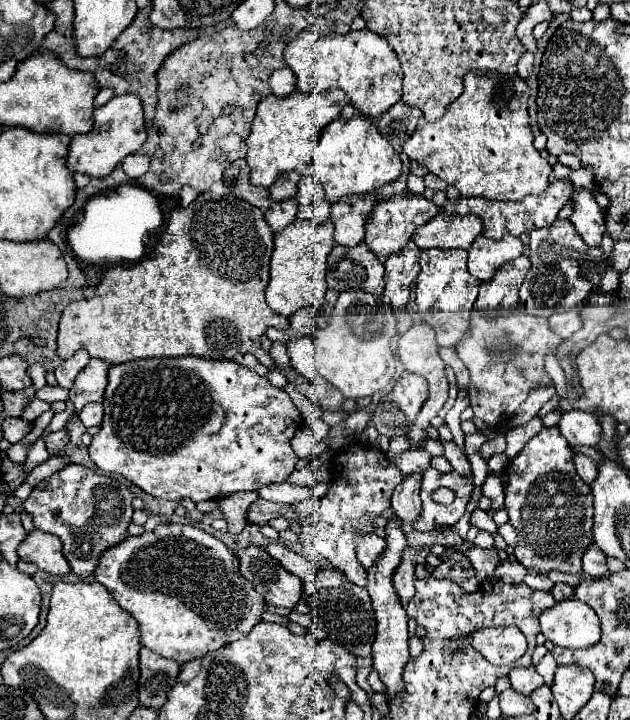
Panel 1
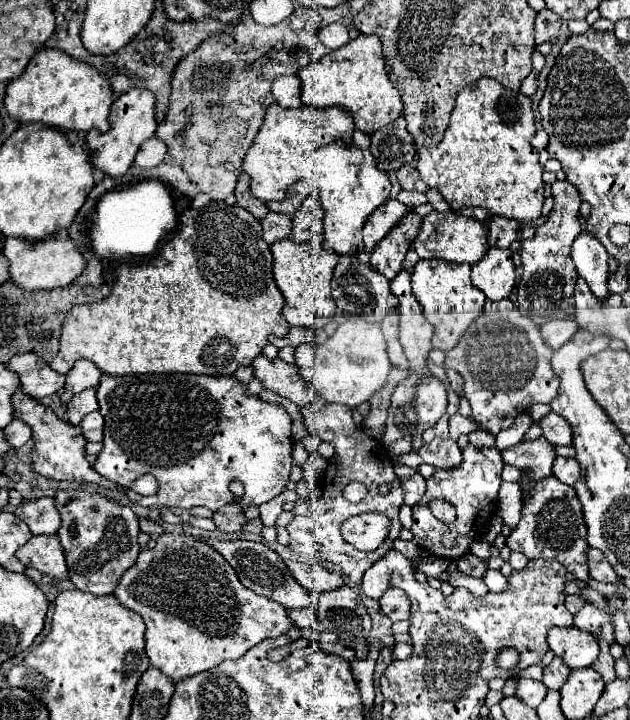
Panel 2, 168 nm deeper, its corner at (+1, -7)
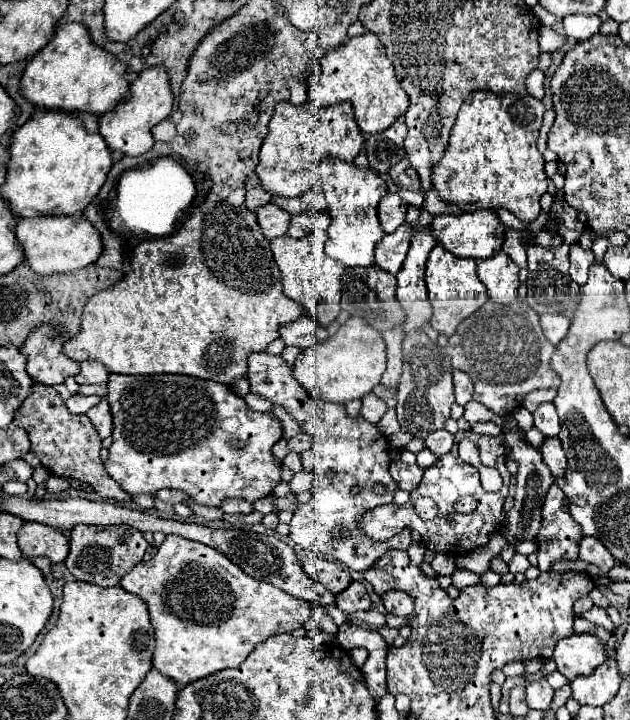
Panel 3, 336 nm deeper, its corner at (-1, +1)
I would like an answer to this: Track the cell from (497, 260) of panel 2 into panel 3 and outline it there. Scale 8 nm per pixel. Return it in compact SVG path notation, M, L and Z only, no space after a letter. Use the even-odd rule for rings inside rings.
M503 252L489 260L477 260L479 280L487 286L489 298L493 302L509 304L517 298L519 288L519 268Z

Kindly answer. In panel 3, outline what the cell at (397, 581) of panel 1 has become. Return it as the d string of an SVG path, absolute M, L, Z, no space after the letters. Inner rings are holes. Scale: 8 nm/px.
M399 590L387 592L383 596L383 604L389 614L395 614L395 616L411 616L413 614L413 600L405 592L399 592Z

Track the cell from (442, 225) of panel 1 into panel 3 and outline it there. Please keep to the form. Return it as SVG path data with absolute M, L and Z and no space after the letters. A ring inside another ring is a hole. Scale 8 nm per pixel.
M477 210L477 212L465 212L465 214L439 214L433 216L431 222L433 234L437 236L439 244L455 254L457 258L489 258L493 252L501 250L503 238L505 238L505 226L501 224L495 210Z

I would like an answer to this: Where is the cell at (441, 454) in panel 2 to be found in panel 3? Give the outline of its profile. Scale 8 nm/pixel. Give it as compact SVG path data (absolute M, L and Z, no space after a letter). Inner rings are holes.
M437 430L437 432L431 432L427 438L425 438L425 446L435 454L435 456L443 456L447 454L455 444L455 436L449 434L447 430Z

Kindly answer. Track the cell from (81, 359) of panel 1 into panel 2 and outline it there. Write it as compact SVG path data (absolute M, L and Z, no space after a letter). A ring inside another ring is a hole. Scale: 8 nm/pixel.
M77 360L75 366L71 368L71 372L67 372L65 376L67 376L65 390L69 390L71 394L77 394L83 388L97 386L99 384L99 378L101 378L101 372L89 360Z

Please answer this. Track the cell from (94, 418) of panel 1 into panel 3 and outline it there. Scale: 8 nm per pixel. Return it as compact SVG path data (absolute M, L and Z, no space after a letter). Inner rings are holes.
M101 400L97 406L93 406L87 412L87 416L91 418L91 422L97 428L97 432L99 432L101 438L111 436L111 432L113 432L113 418L111 418L111 410L109 410L107 400Z

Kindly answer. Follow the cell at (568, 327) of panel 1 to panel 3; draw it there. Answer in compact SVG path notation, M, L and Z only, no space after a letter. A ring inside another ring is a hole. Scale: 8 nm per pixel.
M543 314L541 316L541 328L543 328L545 338L557 346L565 338L565 334L569 332L569 322L571 320L563 314Z

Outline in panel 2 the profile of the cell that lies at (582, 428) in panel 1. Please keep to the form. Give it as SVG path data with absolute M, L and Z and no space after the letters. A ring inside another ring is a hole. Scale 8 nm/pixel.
M549 412L547 416L543 416L541 428L543 428L543 436L551 444L571 446L571 424L567 424L567 420L563 420L559 414Z

